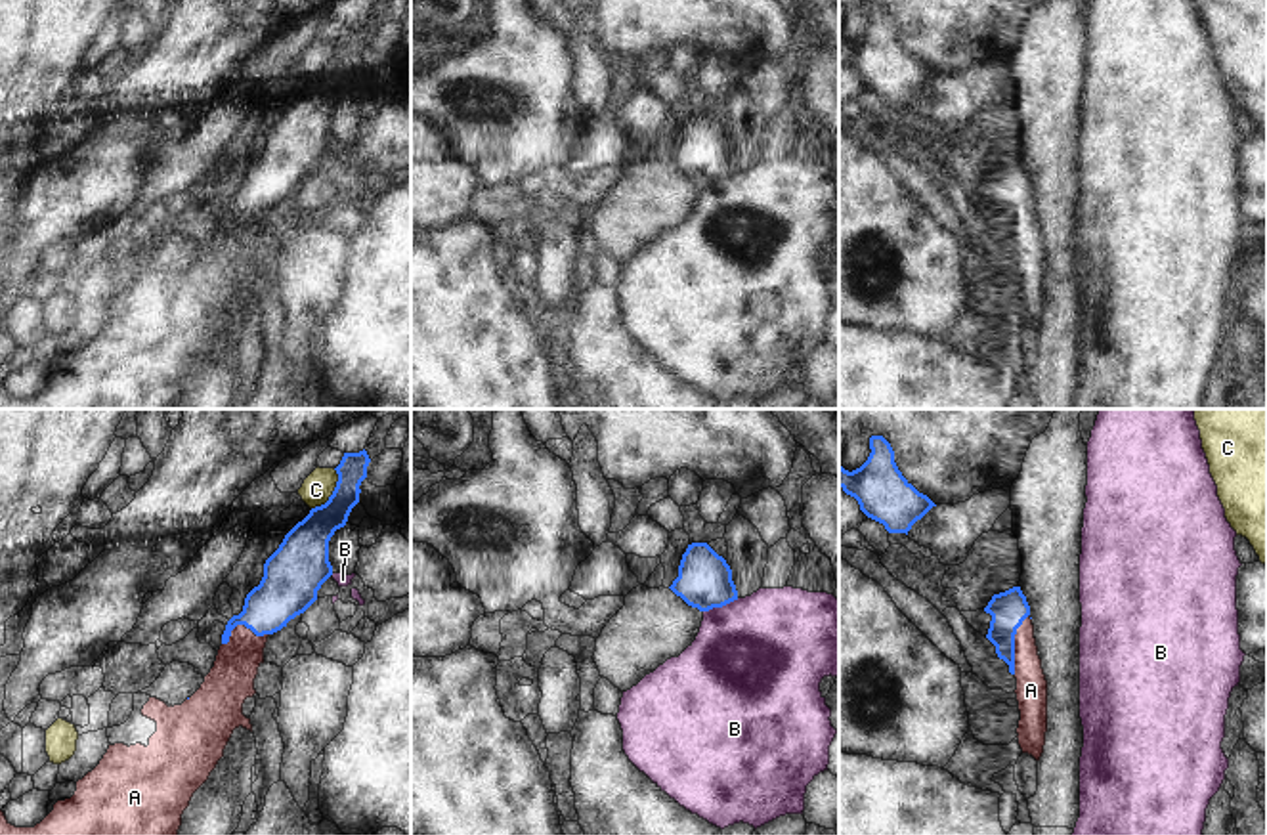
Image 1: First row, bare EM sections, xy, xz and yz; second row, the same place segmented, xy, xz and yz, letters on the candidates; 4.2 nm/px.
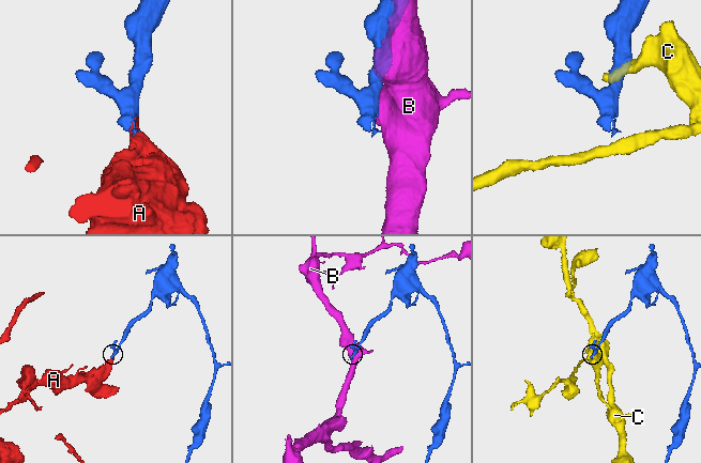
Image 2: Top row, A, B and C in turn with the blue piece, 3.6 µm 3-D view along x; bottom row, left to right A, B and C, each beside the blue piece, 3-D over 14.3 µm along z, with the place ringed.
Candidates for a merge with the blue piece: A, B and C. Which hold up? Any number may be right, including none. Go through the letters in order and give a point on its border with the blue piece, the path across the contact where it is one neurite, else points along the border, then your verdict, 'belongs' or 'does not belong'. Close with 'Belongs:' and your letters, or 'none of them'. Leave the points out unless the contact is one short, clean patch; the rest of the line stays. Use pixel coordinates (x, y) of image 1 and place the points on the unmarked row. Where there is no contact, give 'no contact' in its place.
A: meets blue in yz at (1013, 216); belongs
B: meets blue in xz at (721, 178); does not belong
C: meets blue in xy at (333, 64); does not belong
Belongs: A

